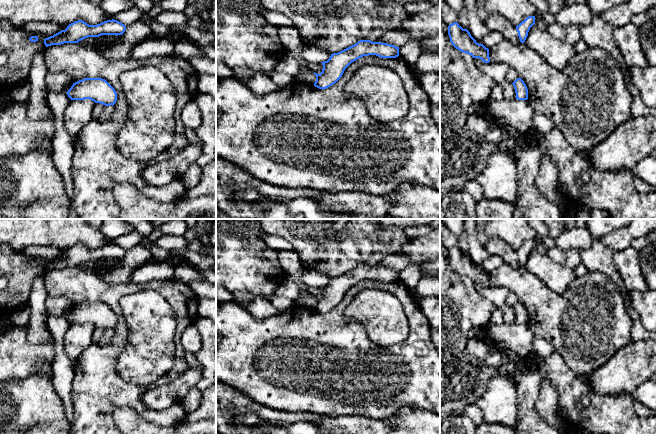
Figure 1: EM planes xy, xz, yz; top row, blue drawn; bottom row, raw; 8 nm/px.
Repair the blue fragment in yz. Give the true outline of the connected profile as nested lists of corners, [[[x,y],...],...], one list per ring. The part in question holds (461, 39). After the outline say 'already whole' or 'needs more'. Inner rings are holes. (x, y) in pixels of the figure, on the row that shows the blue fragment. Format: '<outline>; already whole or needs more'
[[[457,22],[448,26],[448,35],[452,45],[463,53],[479,58],[485,63],[490,62],[489,49],[479,44],[467,29],[463,29]]]; already whole

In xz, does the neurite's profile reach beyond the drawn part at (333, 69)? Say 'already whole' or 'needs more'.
already whole

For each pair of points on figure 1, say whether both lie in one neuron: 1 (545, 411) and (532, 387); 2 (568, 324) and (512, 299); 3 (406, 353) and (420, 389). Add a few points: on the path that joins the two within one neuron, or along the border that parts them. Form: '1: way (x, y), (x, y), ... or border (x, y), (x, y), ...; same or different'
1: border (546, 375), (535, 403), (536, 412), (544, 420); different
2: border (510, 291), (520, 301); different
3: way (413, 362), (413, 369), (420, 380); same

